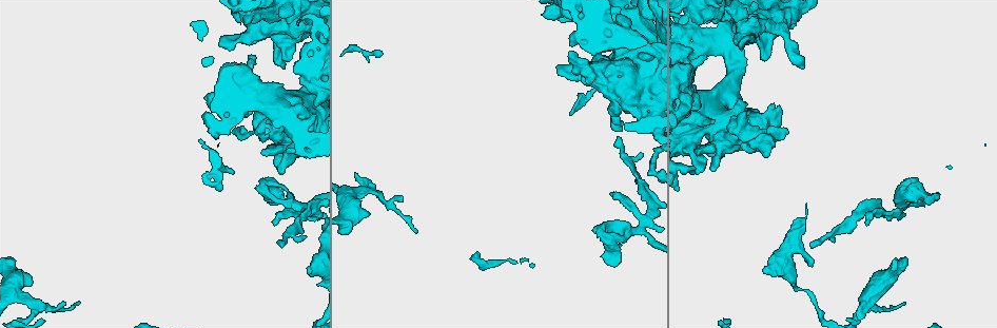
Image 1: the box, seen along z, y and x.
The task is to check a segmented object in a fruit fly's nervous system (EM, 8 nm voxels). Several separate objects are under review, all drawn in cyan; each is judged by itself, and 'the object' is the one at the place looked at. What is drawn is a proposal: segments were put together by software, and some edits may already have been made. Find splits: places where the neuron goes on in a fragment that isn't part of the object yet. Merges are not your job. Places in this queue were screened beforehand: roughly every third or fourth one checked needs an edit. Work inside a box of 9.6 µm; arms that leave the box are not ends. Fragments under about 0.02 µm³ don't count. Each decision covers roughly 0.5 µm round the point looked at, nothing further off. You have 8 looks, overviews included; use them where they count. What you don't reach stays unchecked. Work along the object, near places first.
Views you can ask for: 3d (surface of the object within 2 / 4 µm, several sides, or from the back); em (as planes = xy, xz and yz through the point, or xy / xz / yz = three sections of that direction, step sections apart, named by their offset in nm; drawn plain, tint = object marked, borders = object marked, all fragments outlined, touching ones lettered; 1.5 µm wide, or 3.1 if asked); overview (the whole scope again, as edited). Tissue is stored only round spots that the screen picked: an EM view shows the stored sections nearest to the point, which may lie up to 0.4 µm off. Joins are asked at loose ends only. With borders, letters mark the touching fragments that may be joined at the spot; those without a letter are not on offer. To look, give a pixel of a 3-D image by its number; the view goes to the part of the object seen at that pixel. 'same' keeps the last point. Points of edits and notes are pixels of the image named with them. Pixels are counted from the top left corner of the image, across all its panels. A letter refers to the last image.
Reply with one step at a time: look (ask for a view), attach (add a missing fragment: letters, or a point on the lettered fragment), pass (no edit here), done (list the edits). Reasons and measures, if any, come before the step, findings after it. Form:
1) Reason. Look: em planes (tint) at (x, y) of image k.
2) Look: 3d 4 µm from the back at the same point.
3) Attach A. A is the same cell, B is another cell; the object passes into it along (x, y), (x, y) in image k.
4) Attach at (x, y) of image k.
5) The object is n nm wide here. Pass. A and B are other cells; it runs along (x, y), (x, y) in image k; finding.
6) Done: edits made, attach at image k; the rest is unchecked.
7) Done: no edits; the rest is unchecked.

An open end. Look: em planes (plain) at (864, 223) of image 1.

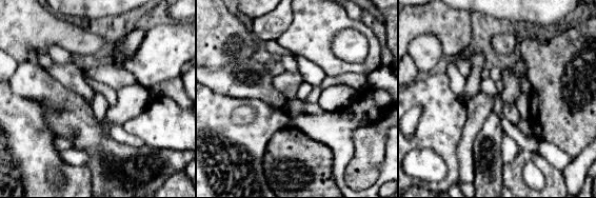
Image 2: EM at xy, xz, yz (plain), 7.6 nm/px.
See the neighbours. Look: em planes (borders) at the same point.

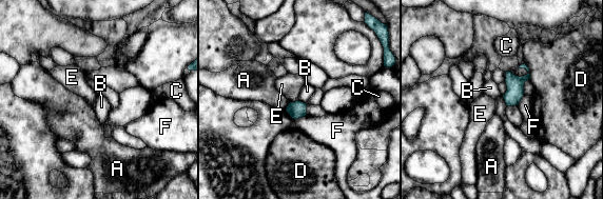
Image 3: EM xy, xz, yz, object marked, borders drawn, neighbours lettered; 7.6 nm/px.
The object is 130 nm wide here; the longest contact is with D, 130 nm. Pass. A, B, C, D, E and F are other cells; no lettered fragment goes on from it.

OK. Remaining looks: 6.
An open end. Look: 3d 2 µm at (560, 67) of image 1.

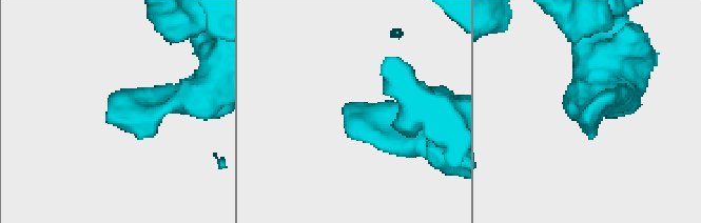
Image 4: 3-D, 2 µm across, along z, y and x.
Now the EM. Look: em planes (tint) at (109, 108) of image 4.

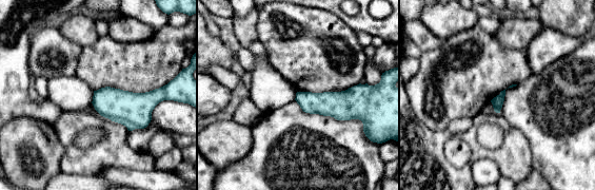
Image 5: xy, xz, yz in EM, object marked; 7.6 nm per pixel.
What lies round it. Look: em planes (borders) at the same point.

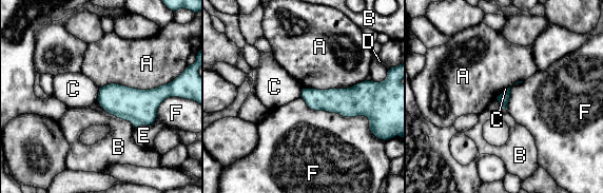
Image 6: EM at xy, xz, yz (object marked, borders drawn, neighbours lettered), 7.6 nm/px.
Pass. A, B, C, D, E and F are other cells; a border runs along (99, 88), (96, 99) in image 6; no lettered fragment goes on from it.

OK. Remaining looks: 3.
An open end. Look: em planes (tint) at (638, 34) of image 1.

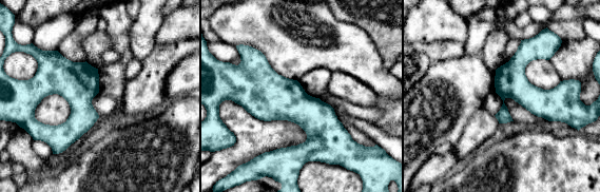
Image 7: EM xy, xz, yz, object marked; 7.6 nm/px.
See the neighbours. Look: em planes (borders) at the same point.

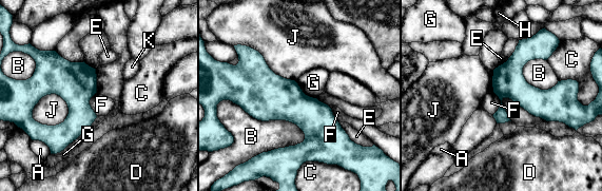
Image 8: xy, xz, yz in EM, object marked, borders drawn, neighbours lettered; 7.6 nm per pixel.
The longest contact is with B, 650 nm. Pass. A, B, C, D, E, F, G, H, J and K are other cells; a border runs along (97, 116), (66, 147) in image 8; none of them fits.

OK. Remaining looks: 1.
Done: no edits; the rest is unchecked.

